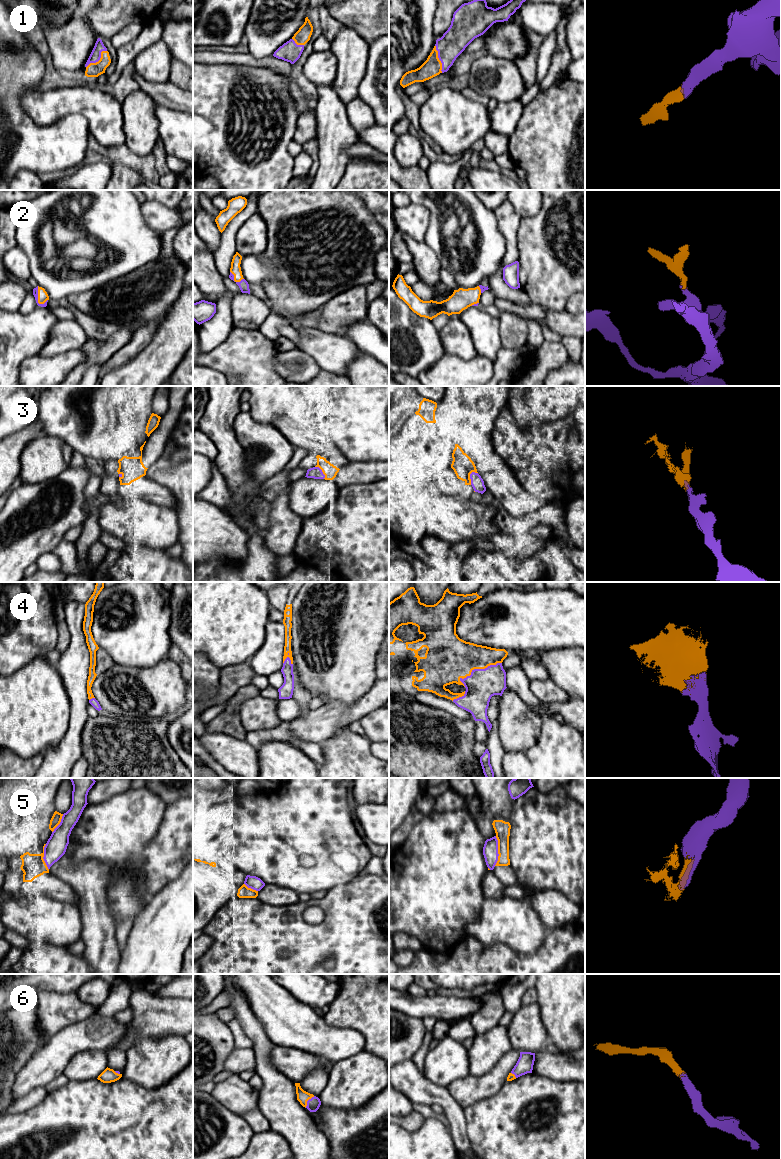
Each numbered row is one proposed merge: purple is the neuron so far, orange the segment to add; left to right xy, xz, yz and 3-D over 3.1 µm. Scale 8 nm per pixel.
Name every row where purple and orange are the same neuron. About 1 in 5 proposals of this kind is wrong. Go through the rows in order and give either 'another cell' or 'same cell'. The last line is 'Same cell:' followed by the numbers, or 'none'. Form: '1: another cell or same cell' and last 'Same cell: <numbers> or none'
1: same cell
2: same cell
3: same cell
4: same cell
5: same cell
6: same cell
Same cell: 1, 2, 3, 4, 5, 6

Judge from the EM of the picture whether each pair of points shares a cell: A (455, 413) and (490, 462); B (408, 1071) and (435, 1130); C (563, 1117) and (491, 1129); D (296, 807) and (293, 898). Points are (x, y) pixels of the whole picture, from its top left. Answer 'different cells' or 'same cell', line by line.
A: same cell
B: different cells
C: same cell
D: different cells

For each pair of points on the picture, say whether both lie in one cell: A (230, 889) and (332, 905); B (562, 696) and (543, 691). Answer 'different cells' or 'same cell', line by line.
A: different cells
B: same cell

